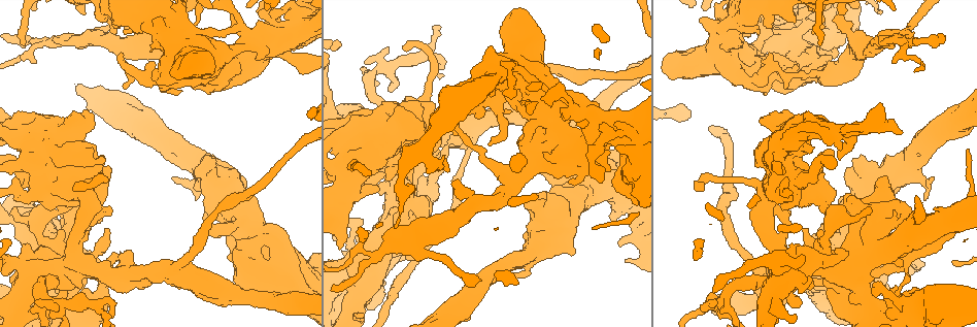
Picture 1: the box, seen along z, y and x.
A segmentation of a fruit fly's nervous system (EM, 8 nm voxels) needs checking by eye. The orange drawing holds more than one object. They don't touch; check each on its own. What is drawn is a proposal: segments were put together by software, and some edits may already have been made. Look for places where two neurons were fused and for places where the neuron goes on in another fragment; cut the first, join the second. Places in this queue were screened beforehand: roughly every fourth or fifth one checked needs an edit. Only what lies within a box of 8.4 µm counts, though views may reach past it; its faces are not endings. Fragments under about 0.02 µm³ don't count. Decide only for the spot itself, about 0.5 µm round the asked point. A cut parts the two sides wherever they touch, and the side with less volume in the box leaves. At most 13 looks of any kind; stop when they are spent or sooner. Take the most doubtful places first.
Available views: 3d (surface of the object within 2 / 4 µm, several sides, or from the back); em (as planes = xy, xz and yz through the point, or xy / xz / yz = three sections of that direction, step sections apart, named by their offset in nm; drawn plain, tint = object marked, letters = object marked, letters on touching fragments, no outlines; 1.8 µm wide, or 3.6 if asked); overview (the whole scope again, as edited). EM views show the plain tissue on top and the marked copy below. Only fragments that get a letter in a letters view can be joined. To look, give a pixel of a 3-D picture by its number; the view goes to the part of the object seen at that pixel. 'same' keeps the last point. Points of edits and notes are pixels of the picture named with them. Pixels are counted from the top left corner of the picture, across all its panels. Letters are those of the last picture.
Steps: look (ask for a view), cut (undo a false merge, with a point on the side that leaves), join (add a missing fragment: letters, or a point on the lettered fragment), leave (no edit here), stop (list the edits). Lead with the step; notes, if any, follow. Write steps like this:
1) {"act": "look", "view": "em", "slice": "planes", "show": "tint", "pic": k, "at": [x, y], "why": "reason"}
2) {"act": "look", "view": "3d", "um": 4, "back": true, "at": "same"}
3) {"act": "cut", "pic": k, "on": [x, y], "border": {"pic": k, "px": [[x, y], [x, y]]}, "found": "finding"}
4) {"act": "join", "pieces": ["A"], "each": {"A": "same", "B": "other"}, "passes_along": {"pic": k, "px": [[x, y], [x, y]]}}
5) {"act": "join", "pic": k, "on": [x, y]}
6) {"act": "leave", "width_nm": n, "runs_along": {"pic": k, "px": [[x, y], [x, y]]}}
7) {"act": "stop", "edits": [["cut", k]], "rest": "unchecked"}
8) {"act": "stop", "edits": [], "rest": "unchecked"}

{"act": "look", "view": "em", "um": 3.6, "slice": "yz", "step": 4, "show": "tint", "pic": 1, "at": [540, 109], "why": "thin neck"}

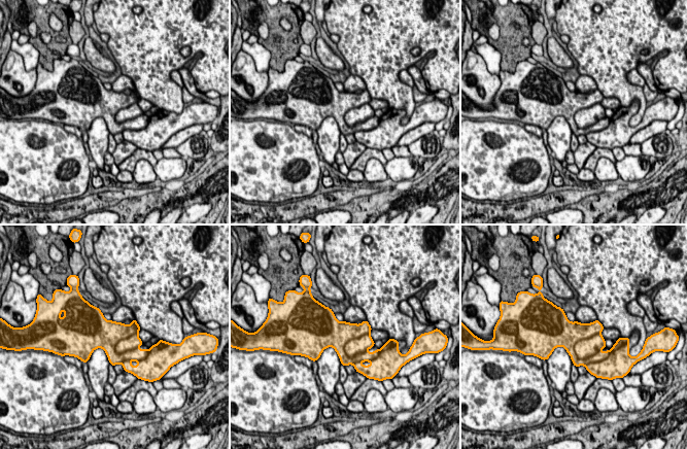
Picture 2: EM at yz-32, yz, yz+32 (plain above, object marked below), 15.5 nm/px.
{"act": "look", "view": "em", "um": 3.6, "slice": "planes", "show": "letters", "at": "same", "why": "another direction"}

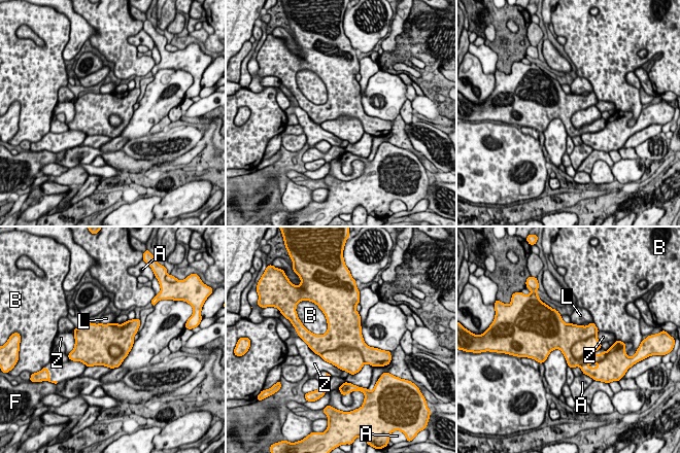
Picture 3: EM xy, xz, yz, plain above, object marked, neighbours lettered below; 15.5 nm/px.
{"act": "leave", "width_nm": 600, "each": {"A": "other", "B": "other", "F": "other", "L": "other", "Z": "other"}, "border": {"pic": 3, "px": [[113, 321], [100, 323]]}, "found": "one neuron here"}

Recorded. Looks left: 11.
{"act": "look", "view": "em", "um": 3.6, "slice": "xz", "step": 8, "show": "tint", "pic": 1, "at": [285, 50], "why": "sudden change in width"}

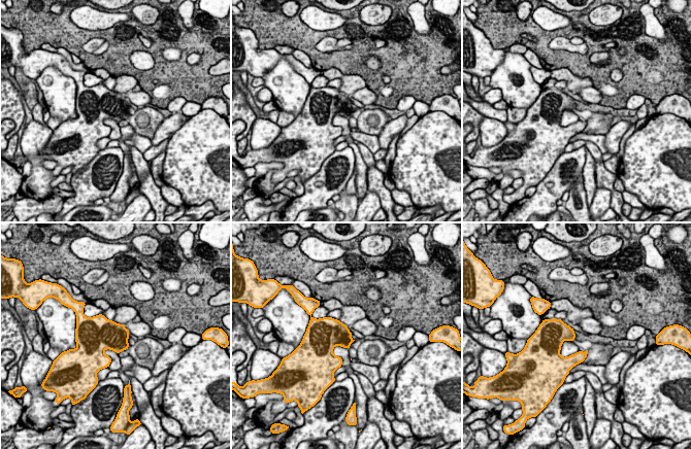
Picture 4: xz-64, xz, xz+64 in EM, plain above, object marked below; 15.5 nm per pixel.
{"act": "look", "view": "em", "um": 3.6, "slice": "planes", "show": "letters", "at": "same"}

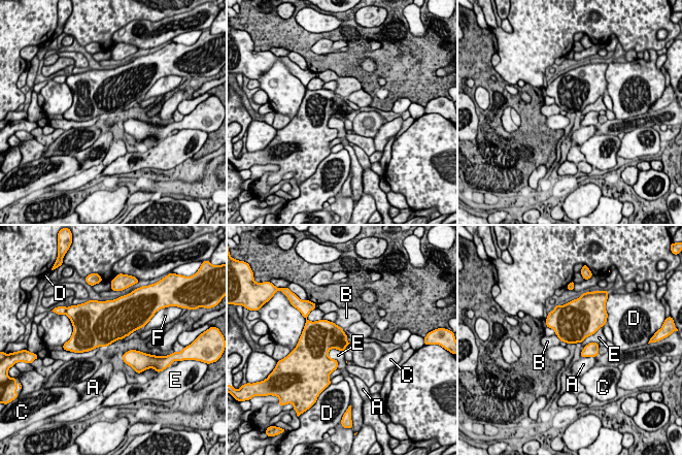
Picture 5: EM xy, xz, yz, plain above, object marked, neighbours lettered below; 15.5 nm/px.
{"act": "leave", "width_nm": 360, "each": {"A": "other", "B": "other", "C": "other", "D": "other", "E": "other", "F": "other"}, "found": "one neuron here"}

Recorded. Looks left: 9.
{"act": "look", "view": "em", "slice": "planes", "show": "letters", "pic": 1, "at": [909, 43]}

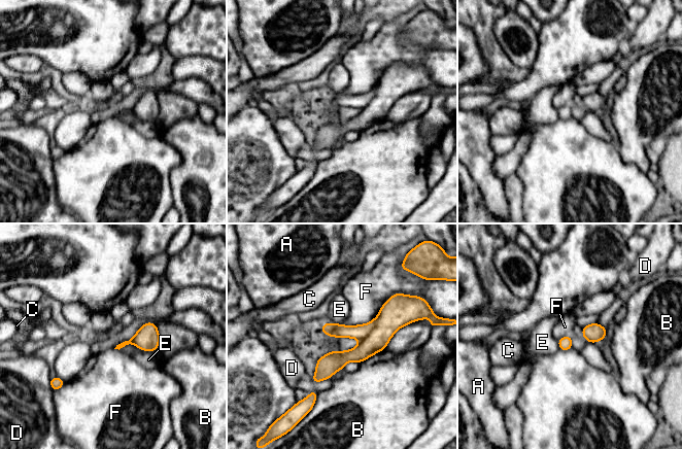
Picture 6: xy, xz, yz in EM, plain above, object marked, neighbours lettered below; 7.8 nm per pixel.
{"act": "cut", "pic": 6, "on": [360, 332], "width_nm": 50, "each": {"A": "other", "B": "other", "C": "other", "D": "other", "E": "other", "F": "other"}, "part_leaving": {"pic": 6, "px": [[373, 322], [363, 331], [325, 331]]}, "found": "two neurons meet here"}

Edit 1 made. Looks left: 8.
{"act": "look", "view": "overview"}

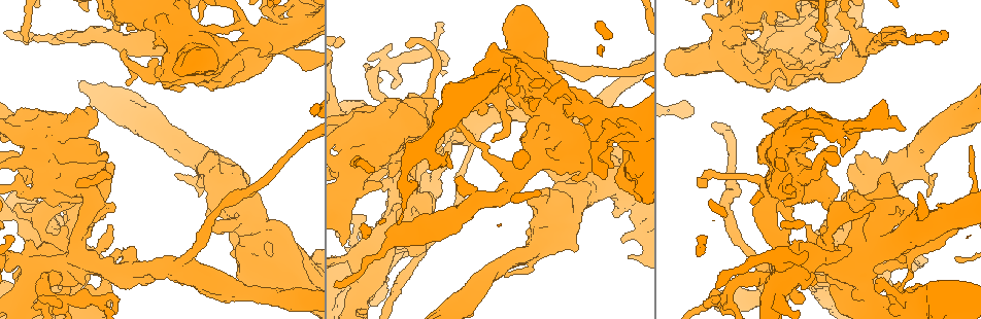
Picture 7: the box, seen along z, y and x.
{"act": "look", "view": "em", "slice": "planes", "show": "letters", "pic": 7, "at": [88, 264], "why": "abrupt turn"}

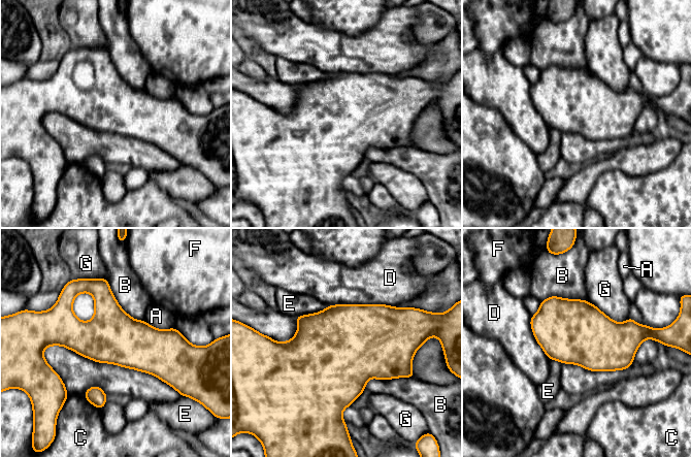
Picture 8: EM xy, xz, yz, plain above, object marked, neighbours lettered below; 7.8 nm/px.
{"act": "leave", "each": {"A": "other", "B": "other", "C": "other", "D": "other", "E": "other", "F": "other", "G": "other"}, "border": {"pic": 8, "px": [[327, 305], [315, 313], [295, 316]]}, "found": "all the same neuron"}

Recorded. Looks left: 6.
{"act": "look", "view": "em", "um": 3.6, "slice": "yz", "step": 4, "show": "letters", "pic": 7, "at": [768, 268], "why": "three-way junction"}

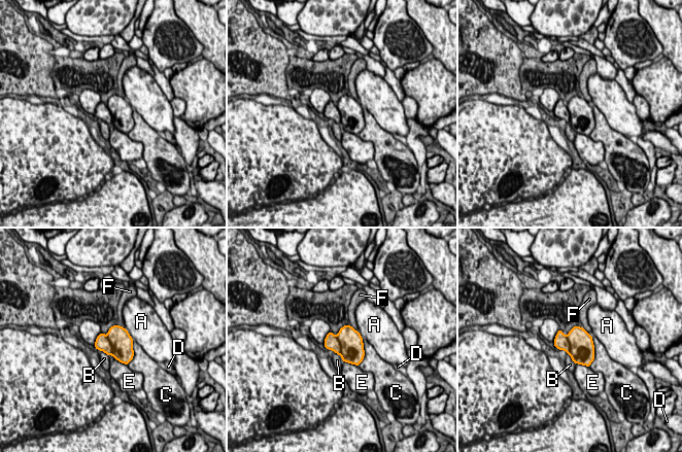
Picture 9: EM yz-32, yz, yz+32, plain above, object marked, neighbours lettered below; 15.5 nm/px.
{"act": "look", "view": "em", "um": 3.6, "slice": "xy", "step": 8, "show": "letters", "at": "same"}

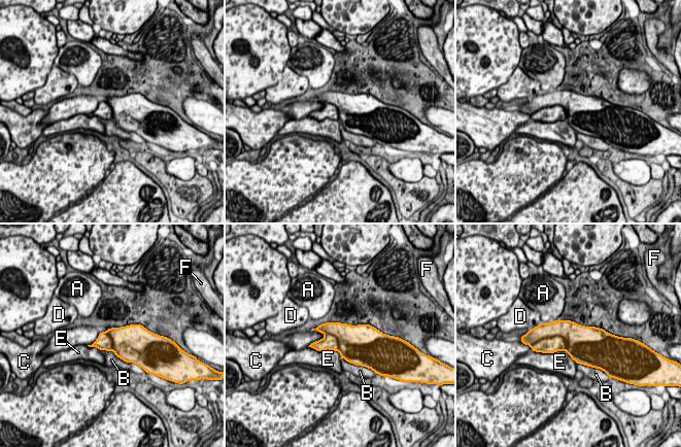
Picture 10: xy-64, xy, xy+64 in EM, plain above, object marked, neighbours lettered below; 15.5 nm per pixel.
{"act": "cut", "pic": 10, "on": [548, 345], "longest_contact_nm": ["E", 650], "each": {"A": "other", "B": "other", "C": "other", "D": "other", "E": "other", "F": "other"}, "found": "two neurons meet here"}

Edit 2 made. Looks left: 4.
{"act": "stop", "edits": [["cut", 6], ["cut", 10]], "rest": "unchecked"}

